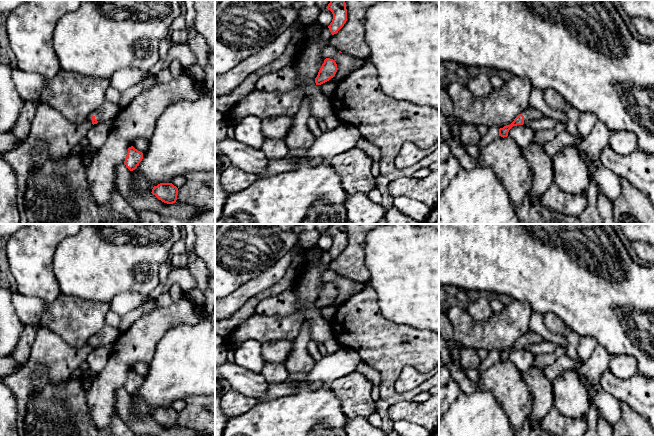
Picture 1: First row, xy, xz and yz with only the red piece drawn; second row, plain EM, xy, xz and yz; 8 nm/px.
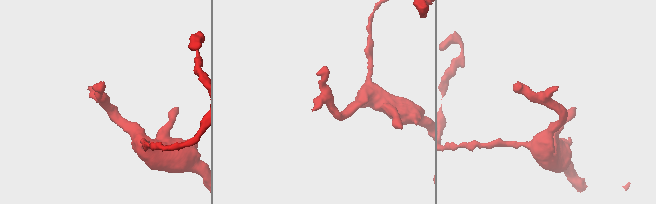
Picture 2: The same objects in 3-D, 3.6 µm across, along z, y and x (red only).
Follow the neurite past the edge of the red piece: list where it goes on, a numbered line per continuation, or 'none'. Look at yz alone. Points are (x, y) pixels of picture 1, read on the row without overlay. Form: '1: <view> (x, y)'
1: yz (530, 338)

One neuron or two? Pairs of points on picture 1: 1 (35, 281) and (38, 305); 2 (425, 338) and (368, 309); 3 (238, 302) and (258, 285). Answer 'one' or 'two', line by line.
1: two
2: one
3: one

